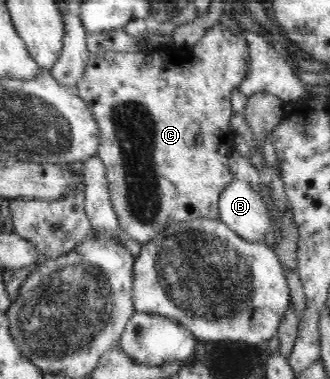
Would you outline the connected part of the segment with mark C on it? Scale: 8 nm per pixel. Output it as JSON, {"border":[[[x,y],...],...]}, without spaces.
{"border":[[[220,22],[215,23],[207,29],[202,39],[195,43],[188,57],[183,60],[174,61],[173,65],[162,65],[162,59],[156,53],[146,52],[100,52],[89,54],[88,65],[85,66],[84,75],[76,83],[76,93],[88,108],[92,108],[92,117],[96,124],[100,126],[101,145],[98,149],[98,157],[102,160],[106,168],[106,182],[110,194],[112,208],[118,217],[120,227],[128,237],[138,241],[143,246],[152,241],[153,238],[173,222],[188,221],[199,218],[211,218],[219,220],[219,200],[220,193],[235,180],[229,167],[230,157],[233,155],[233,143],[235,132],[230,127],[230,117],[232,117],[232,103],[230,97],[234,89],[239,89],[241,81],[248,75],[246,69],[250,64],[249,50],[247,41],[239,33],[228,30]]]}

